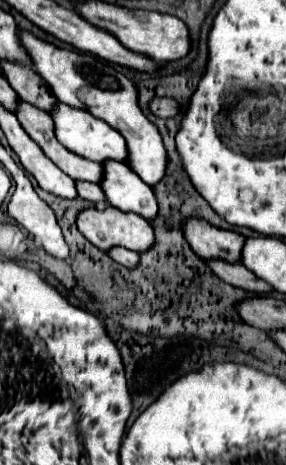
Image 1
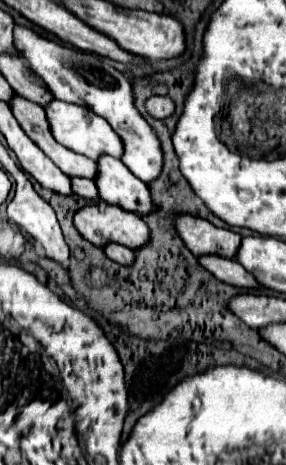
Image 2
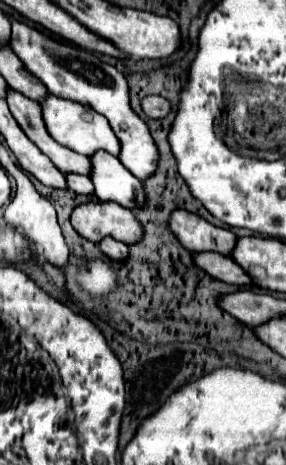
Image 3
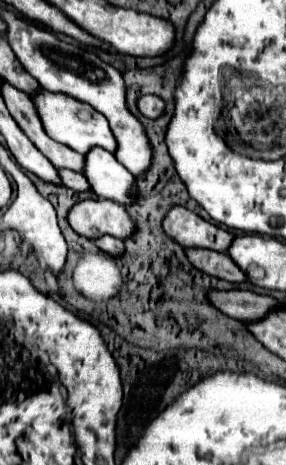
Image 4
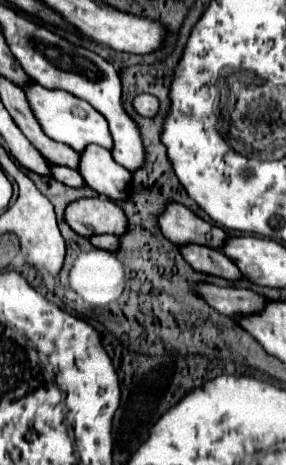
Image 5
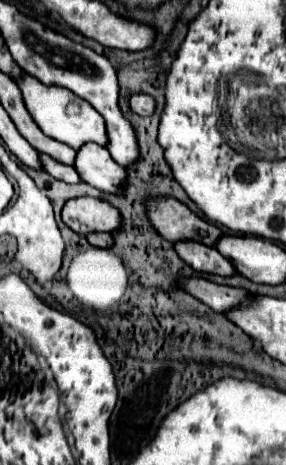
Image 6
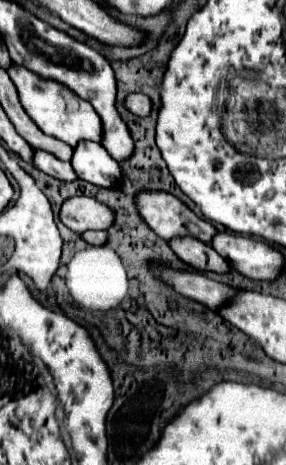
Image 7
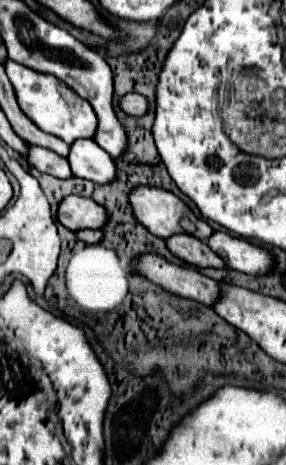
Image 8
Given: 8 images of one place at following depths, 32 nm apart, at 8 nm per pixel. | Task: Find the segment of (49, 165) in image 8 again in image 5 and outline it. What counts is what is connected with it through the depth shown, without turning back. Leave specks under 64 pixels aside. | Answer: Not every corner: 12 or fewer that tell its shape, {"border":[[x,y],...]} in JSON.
{"border":[[48,162],[56,180],[68,186],[84,184],[80,172],[74,168]]}

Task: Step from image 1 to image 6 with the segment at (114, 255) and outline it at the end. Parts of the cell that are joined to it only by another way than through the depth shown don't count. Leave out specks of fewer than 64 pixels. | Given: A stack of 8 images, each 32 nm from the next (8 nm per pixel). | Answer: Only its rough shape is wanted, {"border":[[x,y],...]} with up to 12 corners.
{"border":[[88,232],[86,240],[92,246],[112,244],[108,232]]}

